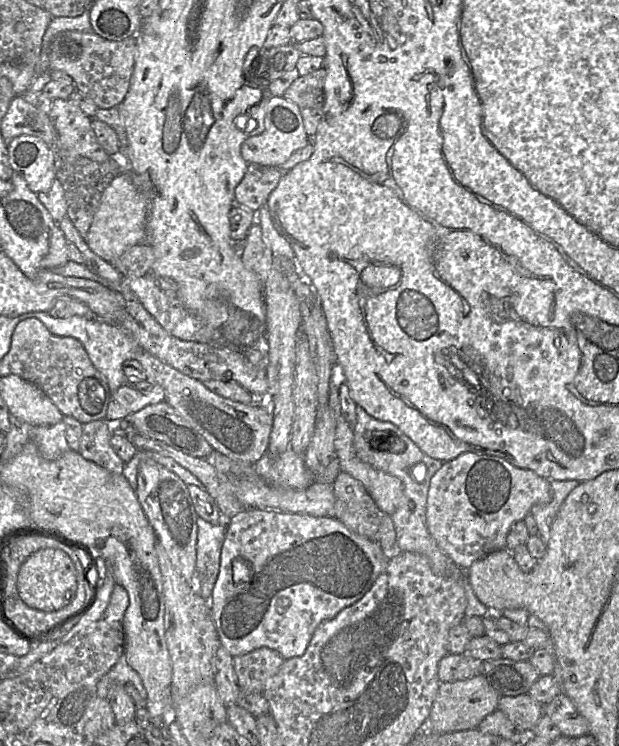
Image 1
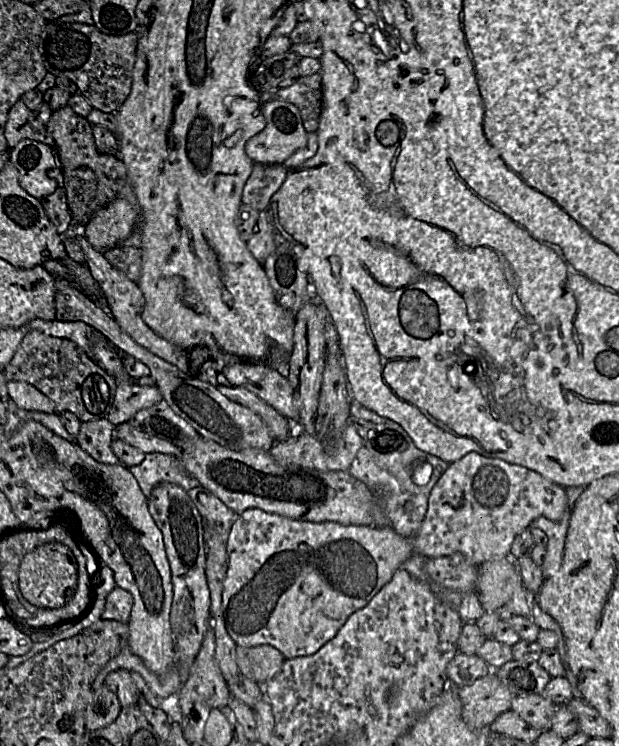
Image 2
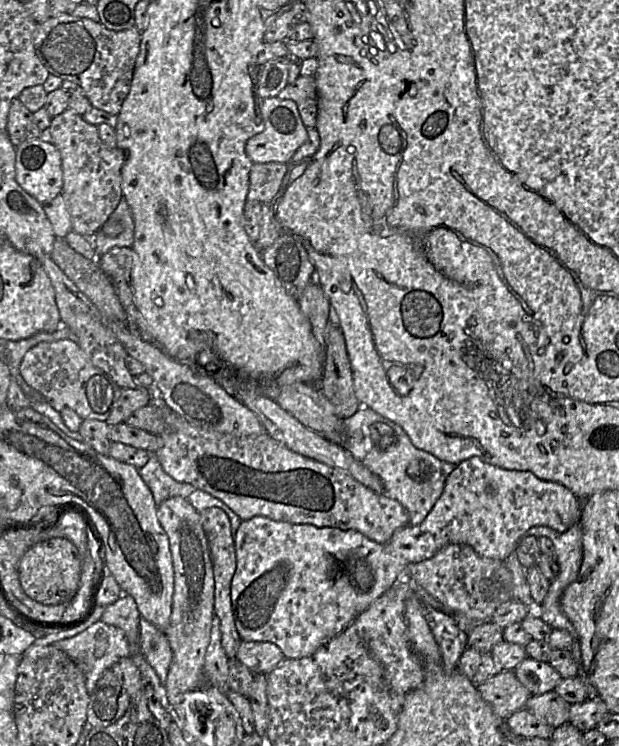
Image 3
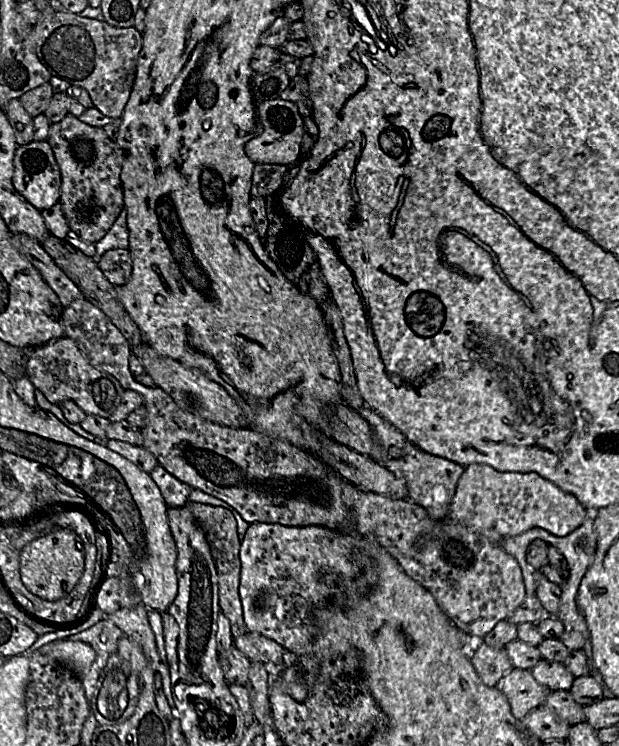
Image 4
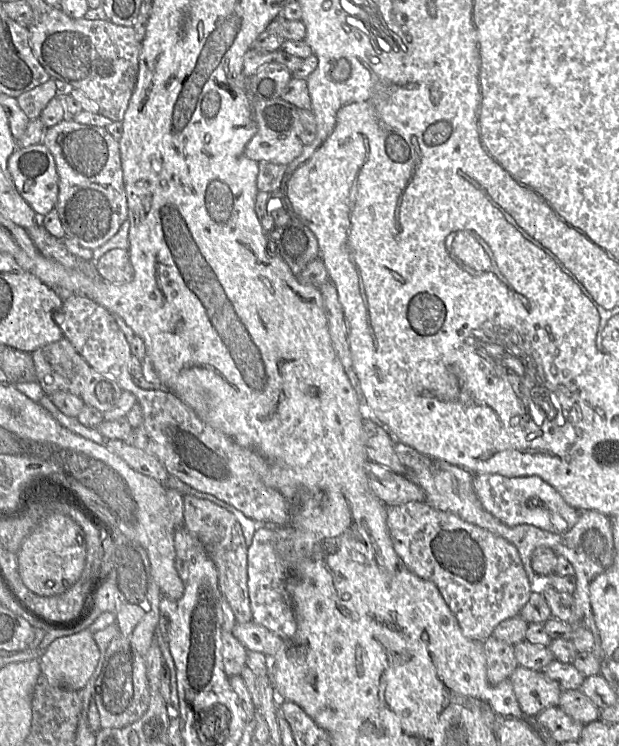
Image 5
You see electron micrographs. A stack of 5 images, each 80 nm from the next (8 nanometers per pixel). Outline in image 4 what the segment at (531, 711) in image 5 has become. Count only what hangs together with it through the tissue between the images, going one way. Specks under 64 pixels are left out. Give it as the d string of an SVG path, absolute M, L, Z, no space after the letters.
M515 667L495 687L505 695L512 714L519 720L541 707L550 692L550 689L535 680L530 670Z

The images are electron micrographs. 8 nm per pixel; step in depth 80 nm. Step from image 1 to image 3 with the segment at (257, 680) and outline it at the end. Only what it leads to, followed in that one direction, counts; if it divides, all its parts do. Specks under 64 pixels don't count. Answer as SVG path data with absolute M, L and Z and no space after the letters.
M242 640L236 658L254 674L268 674L285 659L281 649L271 642Z

